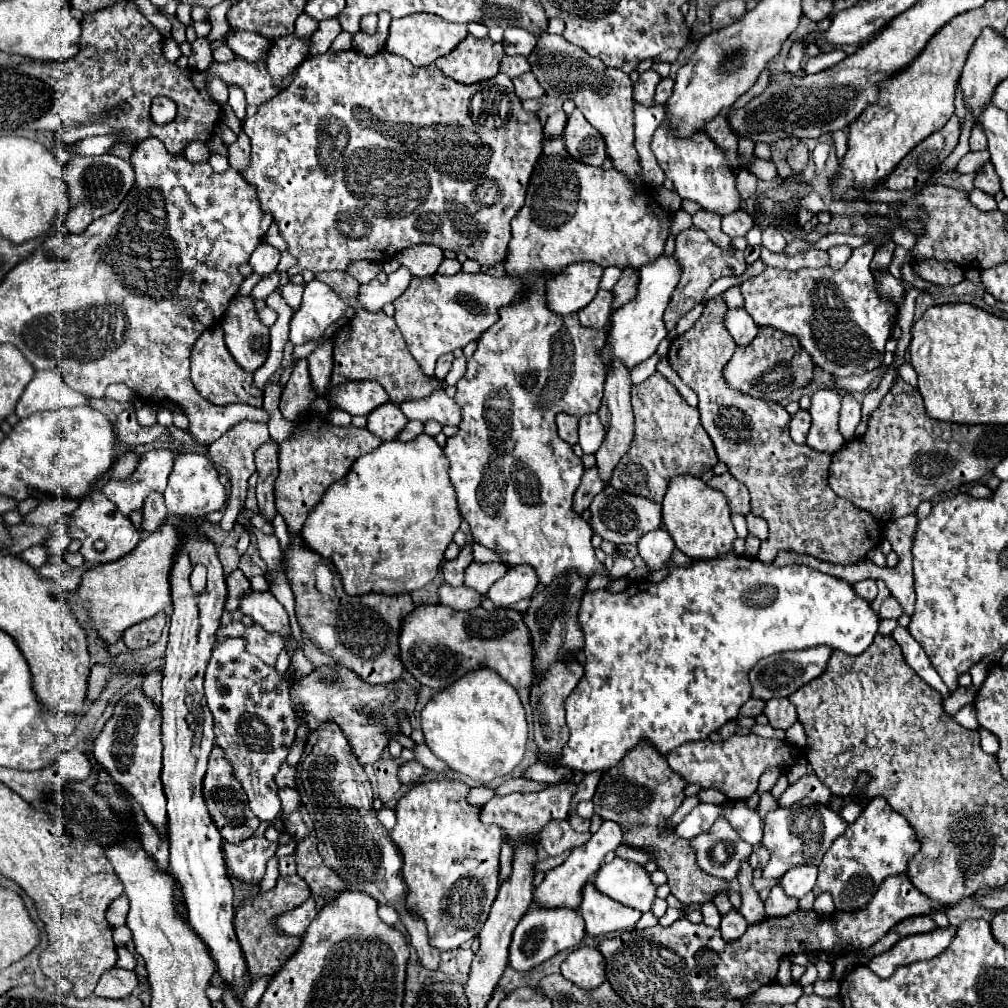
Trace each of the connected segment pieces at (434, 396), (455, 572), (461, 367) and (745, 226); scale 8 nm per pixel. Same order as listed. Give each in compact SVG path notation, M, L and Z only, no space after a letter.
M443 387L435 389L429 397L403 401L401 411L411 421L419 419L425 423L429 419L435 419L441 425L459 425L461 423L461 407L455 403L455 399L447 397Z
M461 516L460 530L467 535L467 543L459 551L459 555L451 561L445 561L443 565L443 575L445 575L445 583L449 583L451 587L461 587L463 585L463 577L465 577L465 569L467 565L473 561L472 542L473 537L469 531L468 523Z
M459 357L453 361L453 367L449 371L449 375L445 377L447 385L457 385L457 381L465 375L465 365L467 365L467 359L465 357Z
M737 209L737 213L729 213L729 217L723 217L721 227L729 237L743 237L753 227L753 217L747 211Z

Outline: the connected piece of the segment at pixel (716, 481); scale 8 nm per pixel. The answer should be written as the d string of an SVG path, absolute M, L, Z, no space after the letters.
M729 473L715 475L709 481L709 485L727 497L733 513L741 513L741 515L749 513L749 491L745 485L741 485L737 479L733 479Z

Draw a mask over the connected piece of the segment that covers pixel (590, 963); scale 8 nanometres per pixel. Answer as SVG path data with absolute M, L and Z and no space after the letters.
M577 947L561 963L561 975L581 989L595 989L605 981L605 957L597 947Z

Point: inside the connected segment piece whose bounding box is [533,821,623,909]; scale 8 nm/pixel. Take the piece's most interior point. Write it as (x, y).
(562, 886)

